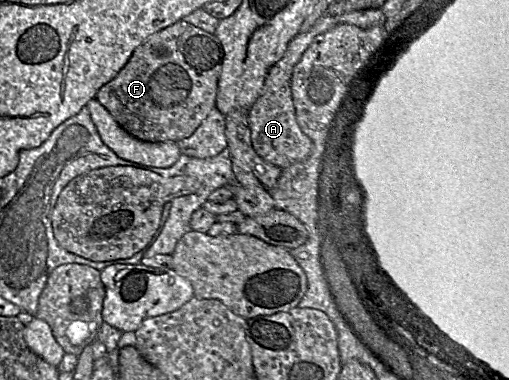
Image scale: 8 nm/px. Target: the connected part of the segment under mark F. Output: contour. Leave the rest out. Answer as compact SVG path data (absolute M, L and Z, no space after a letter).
M180 20L152 34L139 45L116 77L98 90L95 99L133 137L145 142L178 142L190 137L216 109L223 57L223 47L213 33Z

